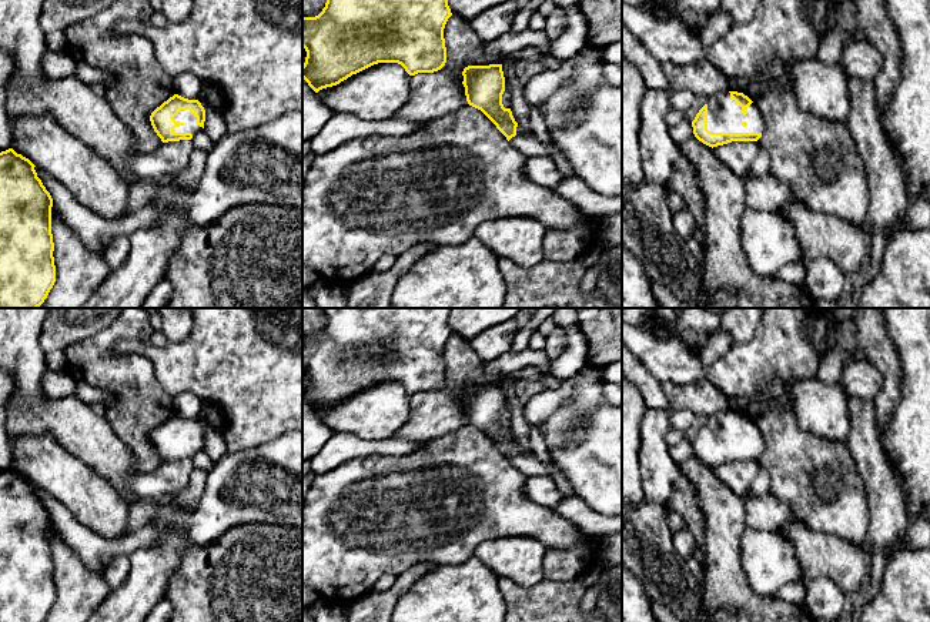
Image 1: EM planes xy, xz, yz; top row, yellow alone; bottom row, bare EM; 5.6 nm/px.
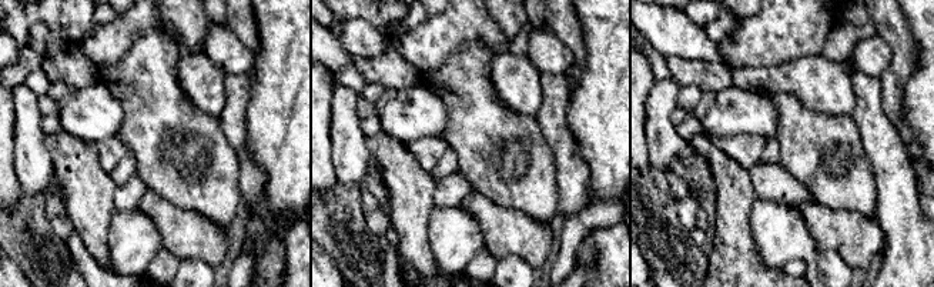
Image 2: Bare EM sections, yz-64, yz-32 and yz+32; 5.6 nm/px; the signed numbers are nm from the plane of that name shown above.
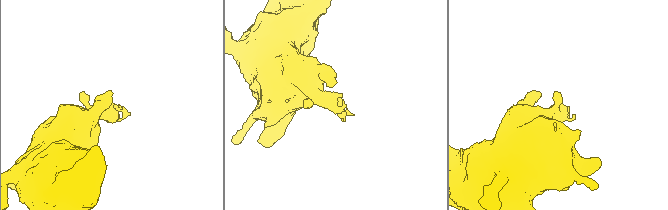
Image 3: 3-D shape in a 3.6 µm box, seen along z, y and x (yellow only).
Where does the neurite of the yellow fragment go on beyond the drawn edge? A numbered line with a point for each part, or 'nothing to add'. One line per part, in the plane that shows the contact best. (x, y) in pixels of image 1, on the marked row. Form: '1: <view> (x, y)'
1: xy (184, 116)

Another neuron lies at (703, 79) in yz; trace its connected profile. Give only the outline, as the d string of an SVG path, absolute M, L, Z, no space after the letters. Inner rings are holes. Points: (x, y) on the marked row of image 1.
M707 58L678 66L662 63L662 71L672 91L690 91L695 97L712 97L727 90L727 76Z

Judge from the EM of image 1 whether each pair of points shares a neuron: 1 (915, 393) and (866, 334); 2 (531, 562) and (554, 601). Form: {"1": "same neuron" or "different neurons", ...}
{"1": "different neurons", "2": "different neurons"}

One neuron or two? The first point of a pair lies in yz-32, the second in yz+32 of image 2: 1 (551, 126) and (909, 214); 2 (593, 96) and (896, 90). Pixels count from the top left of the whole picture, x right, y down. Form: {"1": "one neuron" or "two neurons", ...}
{"1": "one neuron", "2": "two neurons"}

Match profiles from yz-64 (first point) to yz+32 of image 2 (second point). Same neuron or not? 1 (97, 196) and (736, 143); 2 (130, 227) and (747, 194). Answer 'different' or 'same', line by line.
1: different
2: different

